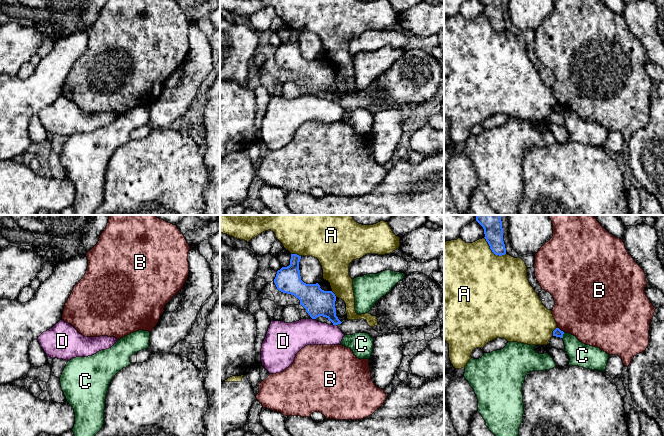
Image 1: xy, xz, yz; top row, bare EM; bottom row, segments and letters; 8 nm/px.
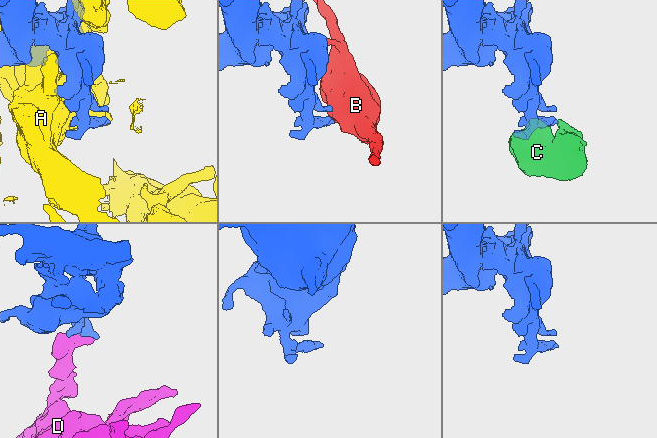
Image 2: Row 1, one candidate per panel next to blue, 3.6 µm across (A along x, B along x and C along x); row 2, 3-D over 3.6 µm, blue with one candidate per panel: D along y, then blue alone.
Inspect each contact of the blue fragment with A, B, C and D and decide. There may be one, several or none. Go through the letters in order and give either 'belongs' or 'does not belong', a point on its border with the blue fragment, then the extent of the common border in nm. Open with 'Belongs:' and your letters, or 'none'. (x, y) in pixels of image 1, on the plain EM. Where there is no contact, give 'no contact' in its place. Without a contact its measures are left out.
Belongs: none
A: does not belong; contact yz (492, 27); length 220 nm
B: does not belong; contact yz (560, 106); length 60 nm
C: does not belong; contact yz (562, 111); length 50 nm
D: does not belong; contact xz (335, 100); length 30 nm

